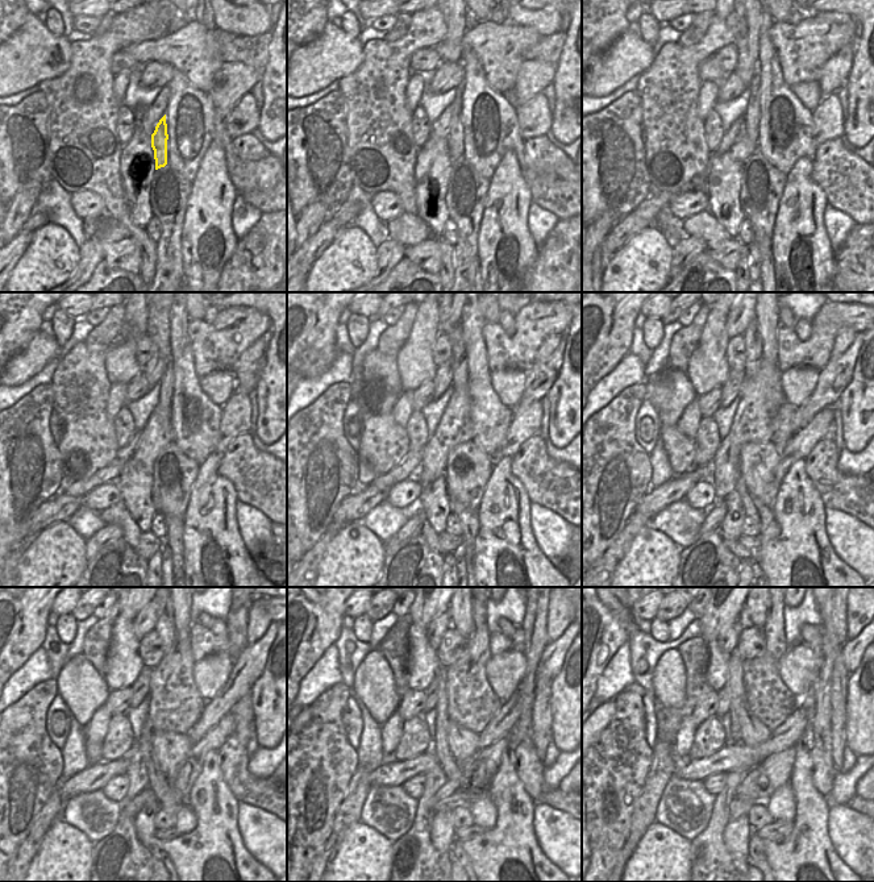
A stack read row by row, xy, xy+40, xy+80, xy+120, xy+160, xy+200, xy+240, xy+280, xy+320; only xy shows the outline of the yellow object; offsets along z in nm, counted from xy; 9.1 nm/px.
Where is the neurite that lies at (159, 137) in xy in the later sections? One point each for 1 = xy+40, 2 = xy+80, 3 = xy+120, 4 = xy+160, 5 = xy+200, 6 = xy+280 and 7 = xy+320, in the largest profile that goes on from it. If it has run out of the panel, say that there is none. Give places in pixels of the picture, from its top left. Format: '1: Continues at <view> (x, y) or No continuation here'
1: Continues at xy+40 (456, 138)
2: Continues at xy+80 (752, 115)
3: Continues at xy+120 (163, 407)
4: Continues at xy+160 (458, 349)
5: Continues at xy+200 (753, 346)
6: Continues at xy+280 (461, 619)
7: Continues at xy+320 (756, 614)

